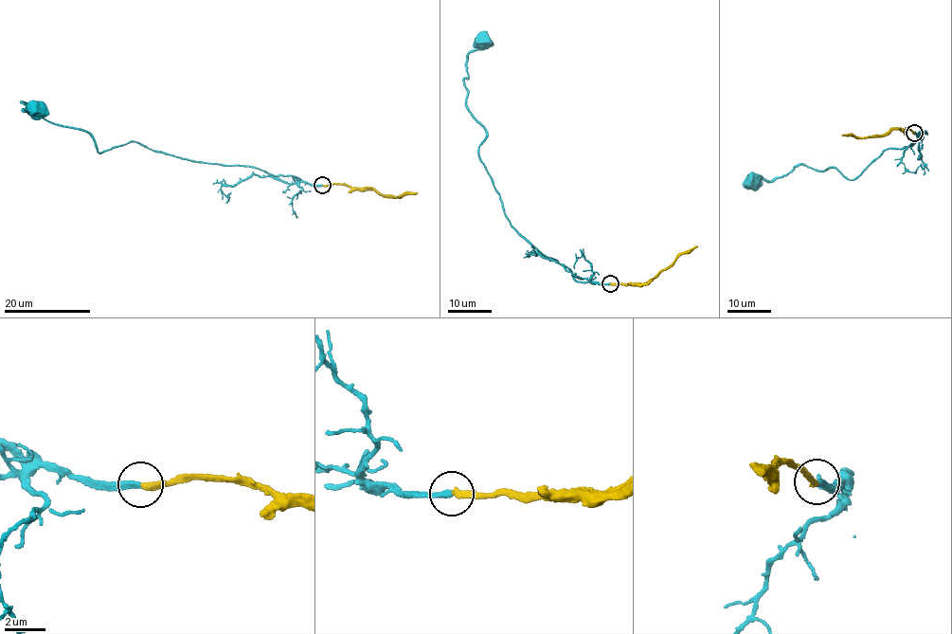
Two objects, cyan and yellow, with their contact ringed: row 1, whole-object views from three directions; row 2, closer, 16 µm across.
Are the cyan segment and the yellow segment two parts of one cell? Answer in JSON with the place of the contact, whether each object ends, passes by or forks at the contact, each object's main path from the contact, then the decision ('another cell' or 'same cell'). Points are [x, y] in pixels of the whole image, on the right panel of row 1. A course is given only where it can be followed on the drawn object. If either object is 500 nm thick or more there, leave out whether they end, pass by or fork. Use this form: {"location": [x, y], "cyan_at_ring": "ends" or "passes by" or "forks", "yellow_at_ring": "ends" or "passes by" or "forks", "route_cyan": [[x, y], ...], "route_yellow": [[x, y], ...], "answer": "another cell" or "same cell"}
{"location": [914, 133], "cyan_at_ring": "ends", "yellow_at_ring": "ends", "route_cyan": [[914, 133], [926, 132], [912, 146], [882, 151], [849, 180], [800, 164], [752, 181]], "route_yellow": [[914, 133], [896, 127], [881, 135], [842, 134]], "answer": "same cell"}

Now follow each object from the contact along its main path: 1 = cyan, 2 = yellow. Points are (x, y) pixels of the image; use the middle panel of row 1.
1: (610, 283), (578, 281), (507, 217), (480, 161), (485, 130), (466, 101), (469, 54), (484, 41)
2: (610, 283), (633, 284), (653, 280), (680, 254), (697, 246)

